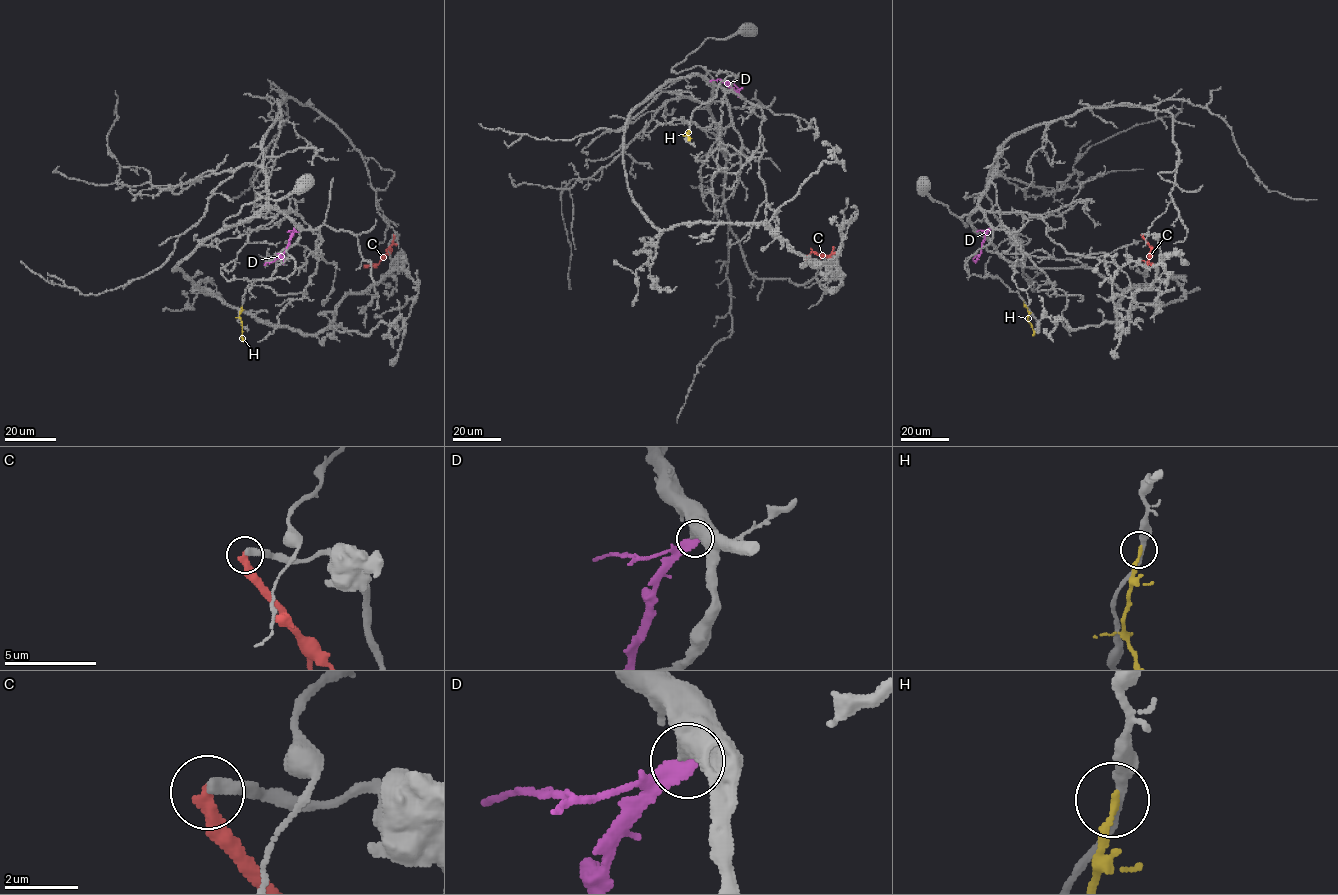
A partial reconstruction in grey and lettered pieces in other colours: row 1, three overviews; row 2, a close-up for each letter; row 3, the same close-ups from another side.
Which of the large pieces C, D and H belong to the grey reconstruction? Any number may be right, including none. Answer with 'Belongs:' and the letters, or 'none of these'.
Belongs: none of these

